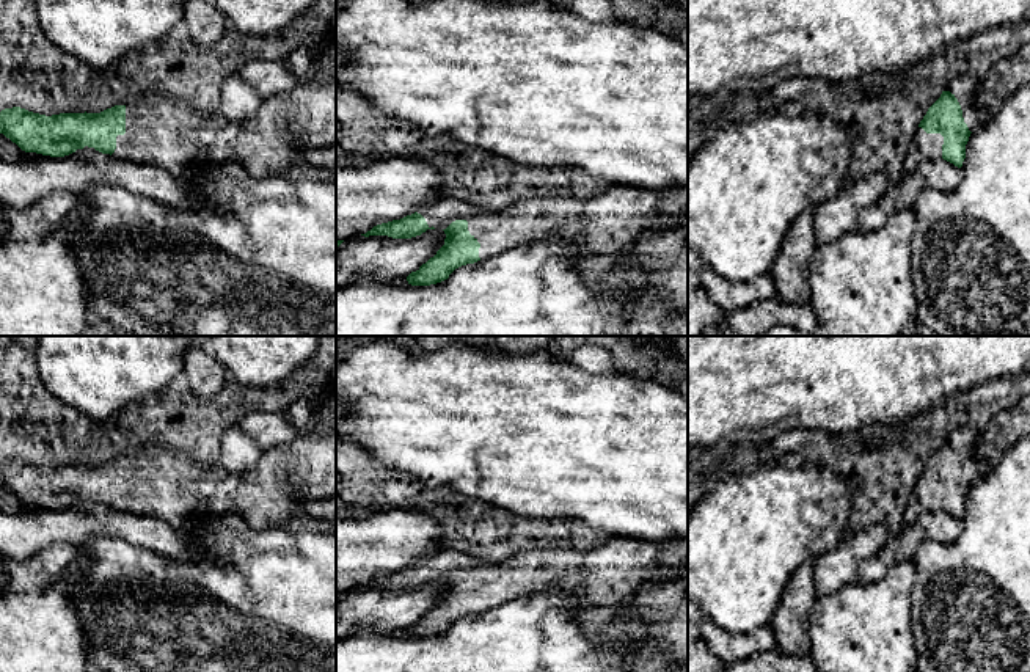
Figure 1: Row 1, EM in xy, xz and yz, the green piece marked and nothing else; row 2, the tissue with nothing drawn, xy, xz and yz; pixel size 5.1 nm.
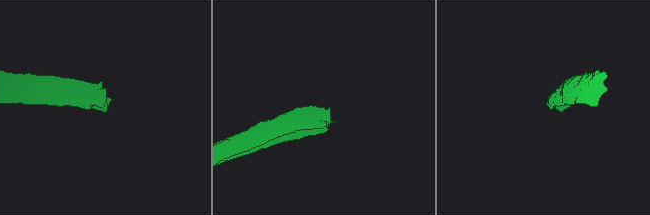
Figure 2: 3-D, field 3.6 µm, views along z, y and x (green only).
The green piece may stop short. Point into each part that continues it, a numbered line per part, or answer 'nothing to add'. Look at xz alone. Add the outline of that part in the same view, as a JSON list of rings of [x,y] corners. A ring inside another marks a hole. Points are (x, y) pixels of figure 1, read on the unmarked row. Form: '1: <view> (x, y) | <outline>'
1: xz (608, 575) | [[[614,535],[590,550],[528,550],[502,561],[443,550],[421,557],[418,565],[435,581],[466,572],[480,595],[480,611],[553,590],[573,592],[578,608],[587,611],[623,606],[637,590],[674,579],[686,561],[686,540],[655,543]]]

